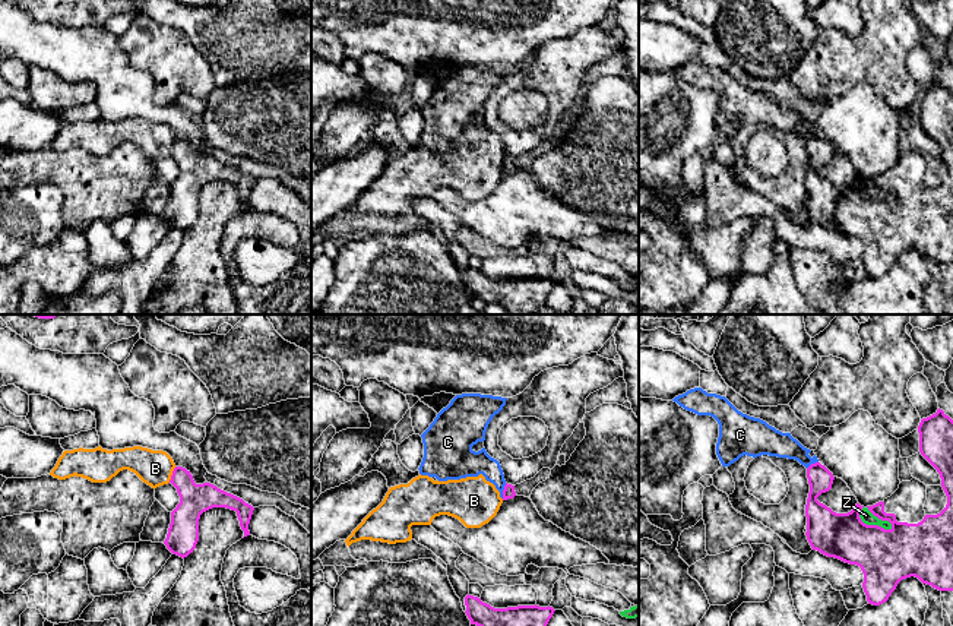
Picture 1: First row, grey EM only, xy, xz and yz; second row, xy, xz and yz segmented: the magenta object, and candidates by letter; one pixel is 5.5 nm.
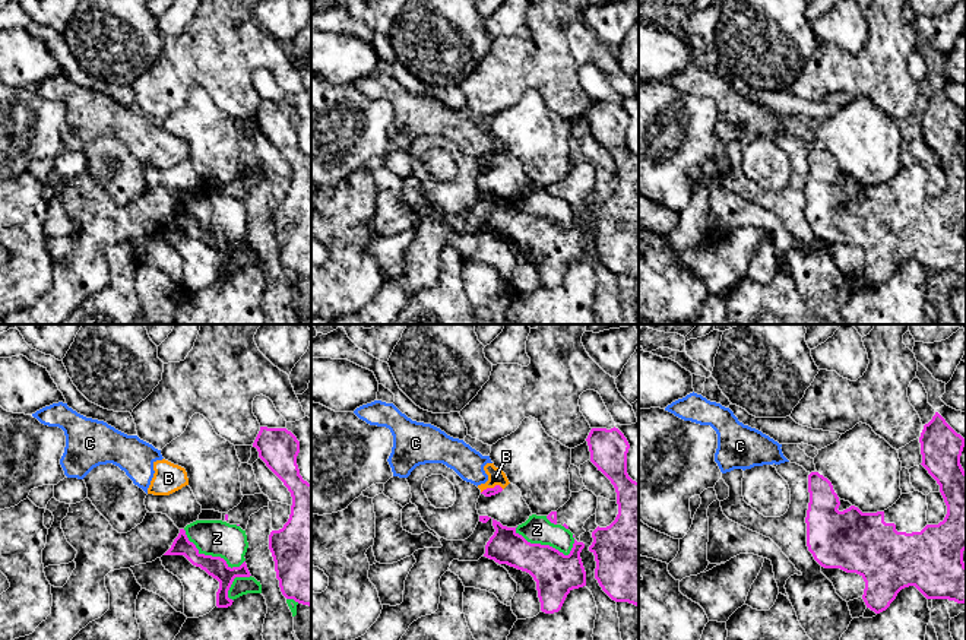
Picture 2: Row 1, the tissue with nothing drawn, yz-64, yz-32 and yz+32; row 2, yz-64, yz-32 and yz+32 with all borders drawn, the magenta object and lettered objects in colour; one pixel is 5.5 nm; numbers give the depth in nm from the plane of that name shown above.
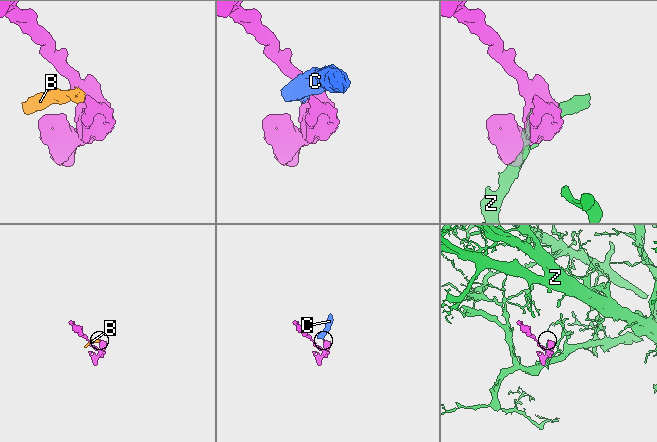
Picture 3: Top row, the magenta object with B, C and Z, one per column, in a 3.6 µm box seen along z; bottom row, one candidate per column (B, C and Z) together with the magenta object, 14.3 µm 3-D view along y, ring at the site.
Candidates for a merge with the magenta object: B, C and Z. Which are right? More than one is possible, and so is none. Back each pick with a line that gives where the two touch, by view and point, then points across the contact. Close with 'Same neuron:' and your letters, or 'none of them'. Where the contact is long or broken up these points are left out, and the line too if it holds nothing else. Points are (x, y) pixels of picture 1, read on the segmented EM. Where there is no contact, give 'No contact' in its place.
Same neuron: none of them

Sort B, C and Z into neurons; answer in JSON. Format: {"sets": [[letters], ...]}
{"sets": [["B", "C"], ["Z"]]}

